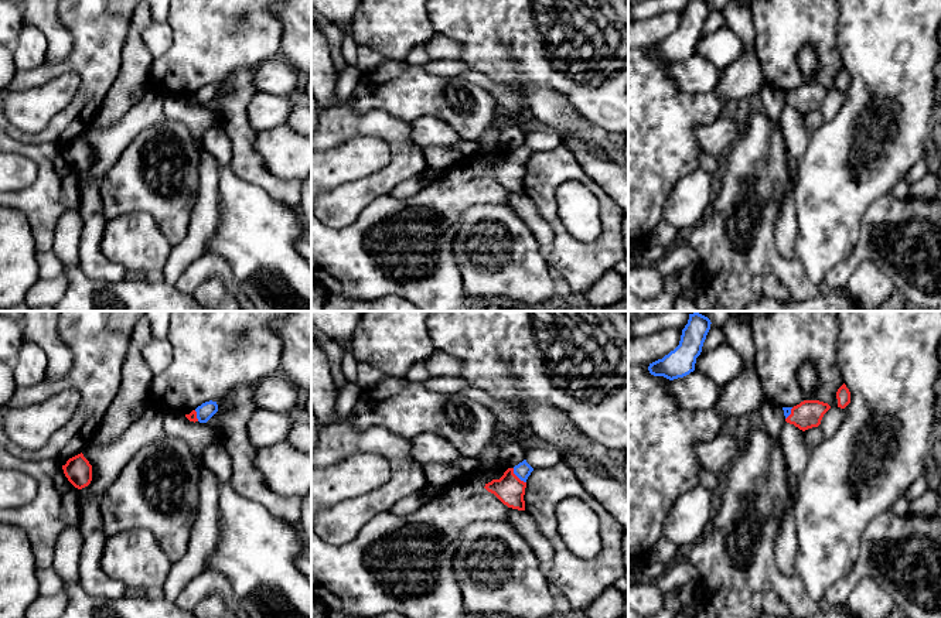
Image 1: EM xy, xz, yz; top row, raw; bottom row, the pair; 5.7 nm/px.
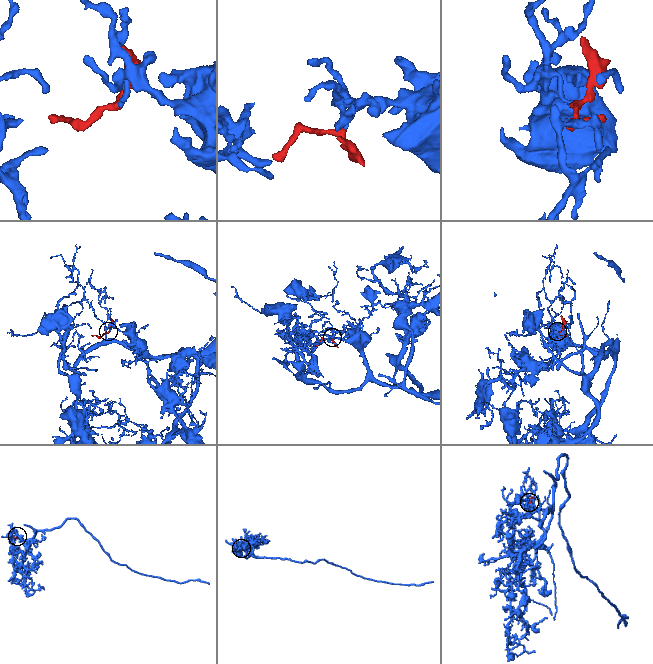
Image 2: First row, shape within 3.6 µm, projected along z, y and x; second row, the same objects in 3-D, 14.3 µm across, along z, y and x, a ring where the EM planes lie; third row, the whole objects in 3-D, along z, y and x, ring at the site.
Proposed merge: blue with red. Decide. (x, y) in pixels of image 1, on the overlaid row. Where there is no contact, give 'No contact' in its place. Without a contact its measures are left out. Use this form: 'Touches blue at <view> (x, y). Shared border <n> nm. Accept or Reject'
Touches blue at xz (518, 477). Shared border 120 nm. Accept

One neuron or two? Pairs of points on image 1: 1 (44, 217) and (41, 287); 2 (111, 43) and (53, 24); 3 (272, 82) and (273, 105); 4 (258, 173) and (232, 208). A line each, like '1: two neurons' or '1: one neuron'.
1: two neurons
2: two neurons
3: two neurons
4: two neurons

